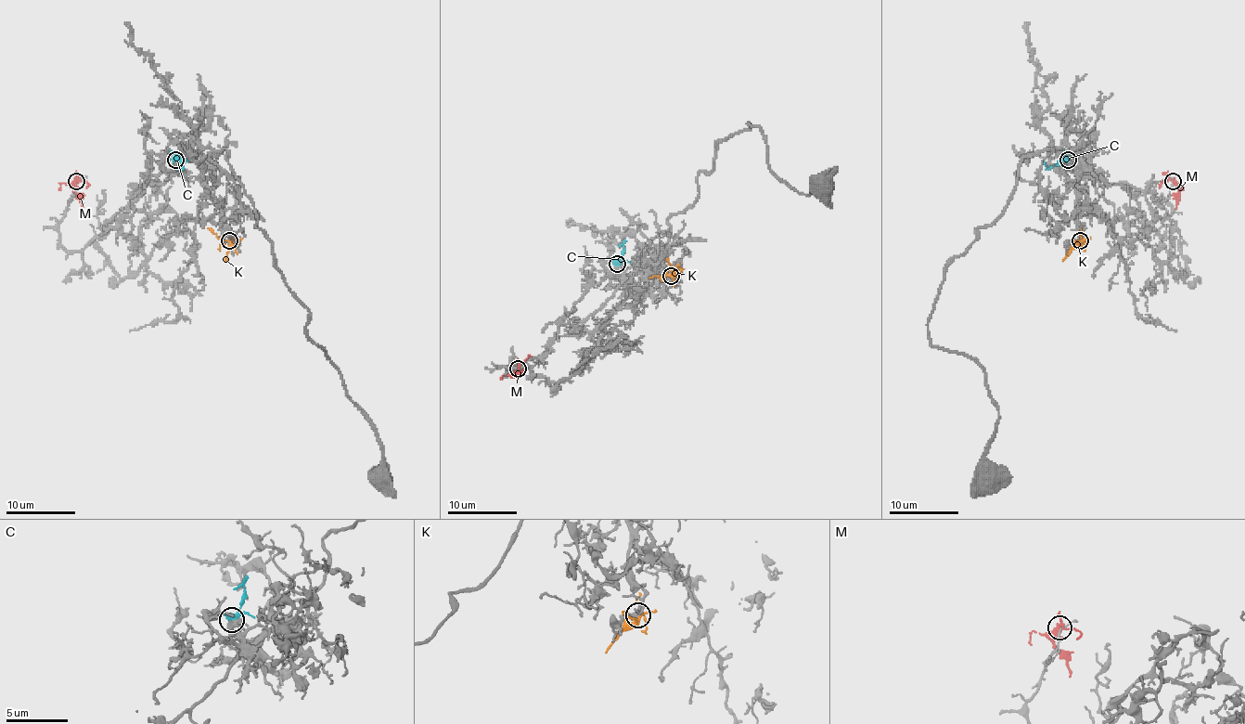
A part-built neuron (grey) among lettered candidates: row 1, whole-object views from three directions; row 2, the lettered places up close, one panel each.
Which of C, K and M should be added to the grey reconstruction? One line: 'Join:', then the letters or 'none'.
Join: C

